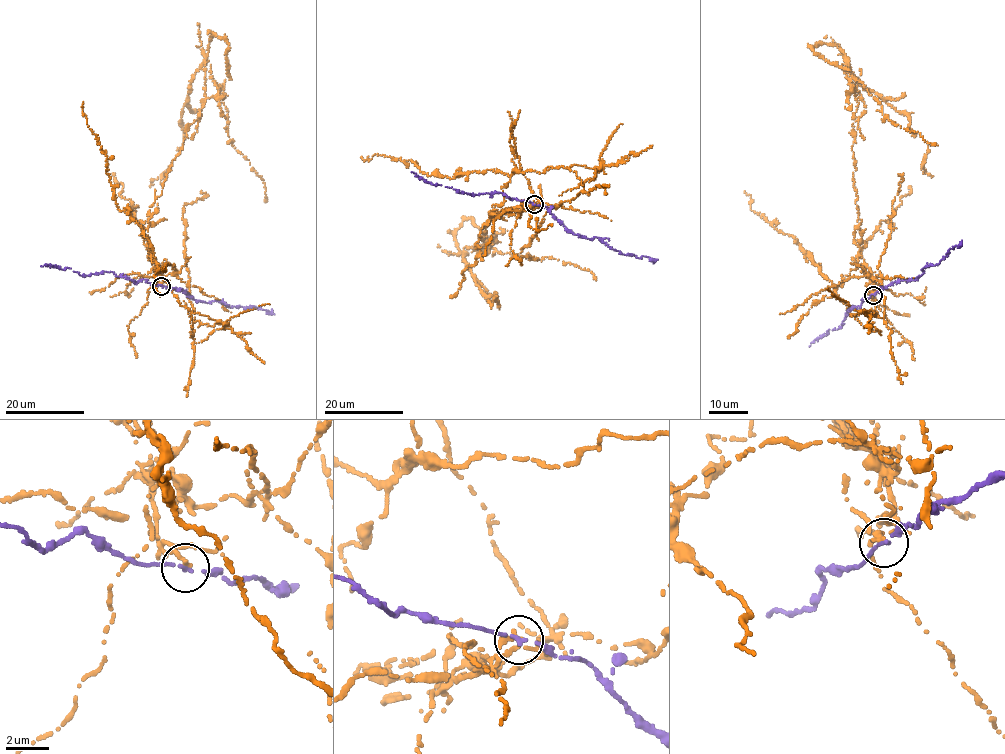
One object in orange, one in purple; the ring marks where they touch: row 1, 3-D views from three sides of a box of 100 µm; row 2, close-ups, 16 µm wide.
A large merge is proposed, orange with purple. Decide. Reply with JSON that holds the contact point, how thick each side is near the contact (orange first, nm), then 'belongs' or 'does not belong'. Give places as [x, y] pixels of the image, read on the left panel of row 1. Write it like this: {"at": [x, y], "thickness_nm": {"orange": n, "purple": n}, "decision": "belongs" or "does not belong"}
{"at": [161, 286], "thickness_nm": {"orange": 190, "purple": 140}, "decision": "does not belong"}

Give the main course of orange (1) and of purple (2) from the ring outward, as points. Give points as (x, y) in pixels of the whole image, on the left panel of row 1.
1: (162, 286), (142, 231), (201, 113), (205, 60), (222, 86), (226, 132), (263, 180), (265, 202)
2: (161, 286), (184, 291), (196, 302), (219, 301), (230, 307), (271, 310)

